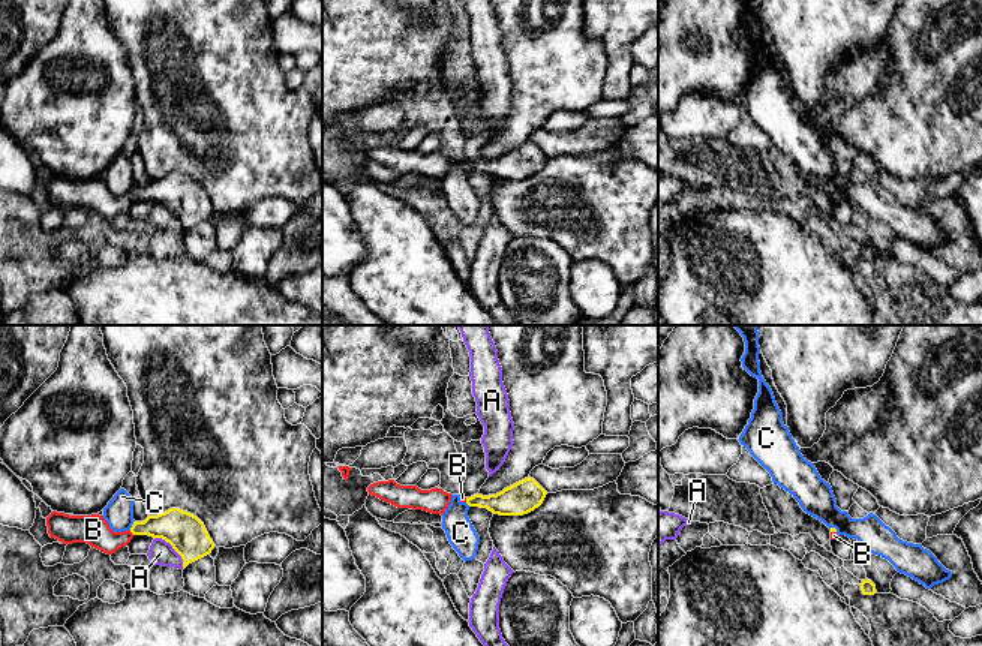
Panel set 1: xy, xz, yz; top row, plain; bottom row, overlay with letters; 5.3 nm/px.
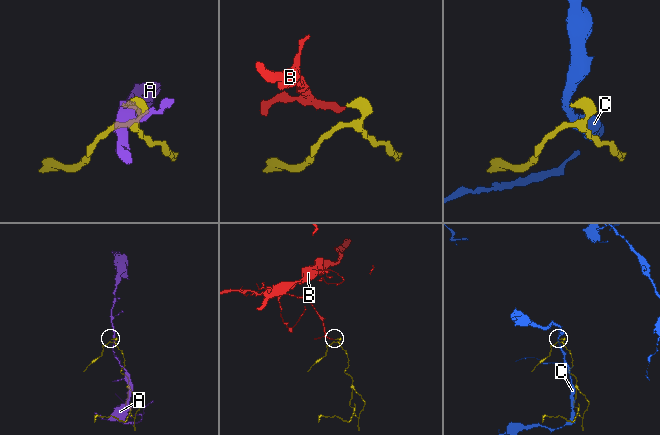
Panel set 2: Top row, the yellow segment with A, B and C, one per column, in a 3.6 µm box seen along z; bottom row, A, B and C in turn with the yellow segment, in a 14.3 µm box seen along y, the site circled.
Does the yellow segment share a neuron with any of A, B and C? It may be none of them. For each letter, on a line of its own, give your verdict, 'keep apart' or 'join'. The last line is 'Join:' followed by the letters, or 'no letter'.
A: keep apart
B: join
C: keep apart
Join: B

